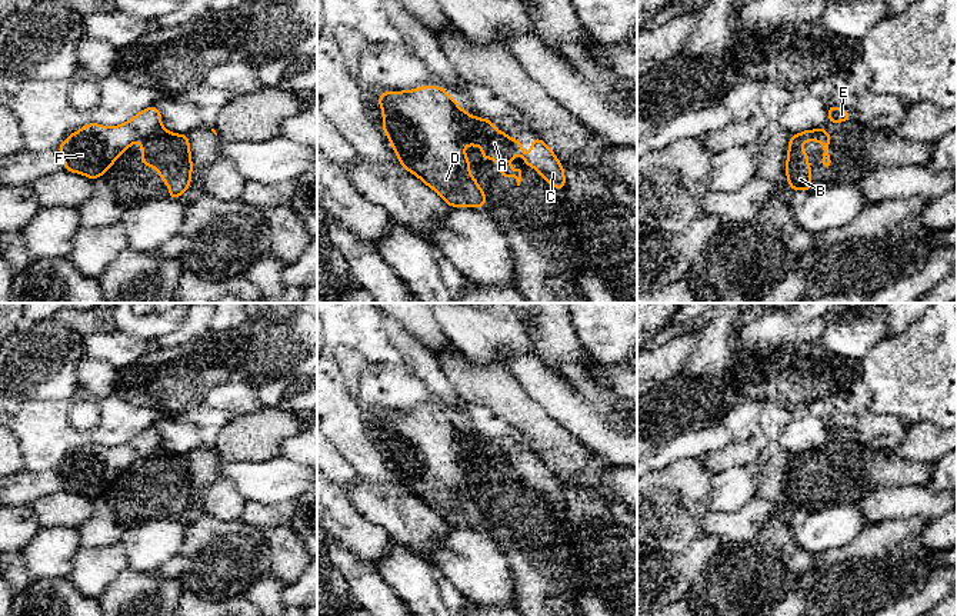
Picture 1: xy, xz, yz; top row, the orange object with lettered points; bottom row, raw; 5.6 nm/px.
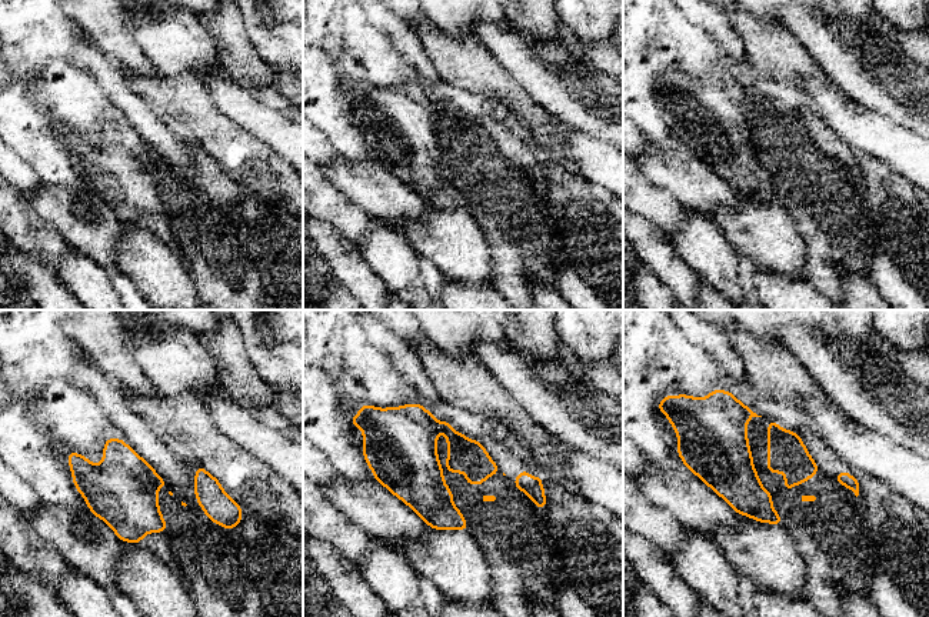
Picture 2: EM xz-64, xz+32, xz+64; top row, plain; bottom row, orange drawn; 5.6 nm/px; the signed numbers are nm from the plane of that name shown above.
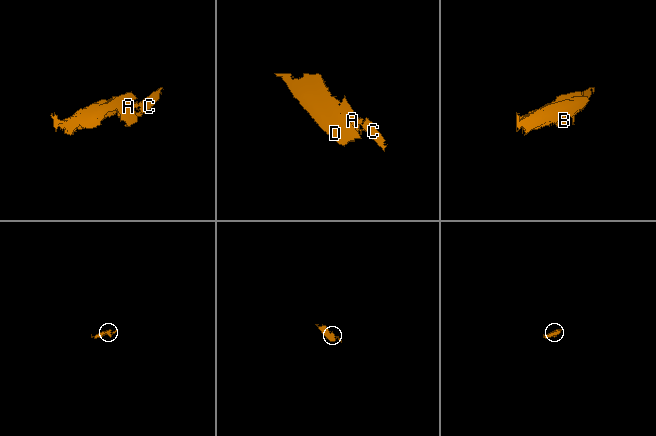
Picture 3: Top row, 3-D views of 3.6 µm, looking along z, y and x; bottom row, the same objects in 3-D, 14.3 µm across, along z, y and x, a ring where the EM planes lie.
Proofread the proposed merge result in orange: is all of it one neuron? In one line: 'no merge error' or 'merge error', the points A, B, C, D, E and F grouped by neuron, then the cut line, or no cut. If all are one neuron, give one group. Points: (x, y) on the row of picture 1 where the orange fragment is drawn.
merge error | A B D E F / C | xz (507, 137), (519, 155)

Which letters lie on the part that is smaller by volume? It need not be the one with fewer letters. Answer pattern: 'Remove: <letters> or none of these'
Remove: C

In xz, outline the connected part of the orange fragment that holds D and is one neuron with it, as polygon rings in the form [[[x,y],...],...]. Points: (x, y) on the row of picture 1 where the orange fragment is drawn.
[[[433,84],[406,91],[386,91],[377,99],[383,111],[383,130],[400,164],[431,187],[449,206],[483,209],[487,200],[483,189],[470,174],[464,146],[480,146],[481,159],[497,162],[501,177],[514,174],[520,186],[521,170],[510,167],[510,159],[517,157],[518,153],[513,149],[508,136],[503,130],[496,130],[491,120],[461,110],[443,87]]]

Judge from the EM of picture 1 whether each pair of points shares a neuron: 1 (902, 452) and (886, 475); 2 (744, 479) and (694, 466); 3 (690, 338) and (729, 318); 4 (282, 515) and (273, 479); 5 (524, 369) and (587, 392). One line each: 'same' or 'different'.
1: different
2: different
3: different
4: different
5: same

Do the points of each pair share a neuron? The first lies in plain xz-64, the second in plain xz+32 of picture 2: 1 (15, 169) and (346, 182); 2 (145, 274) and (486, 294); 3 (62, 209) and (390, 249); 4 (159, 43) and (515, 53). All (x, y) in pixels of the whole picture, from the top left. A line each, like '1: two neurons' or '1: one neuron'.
1: two neurons
2: two neurons
3: two neurons
4: two neurons

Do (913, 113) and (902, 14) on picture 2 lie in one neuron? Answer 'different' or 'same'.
different

